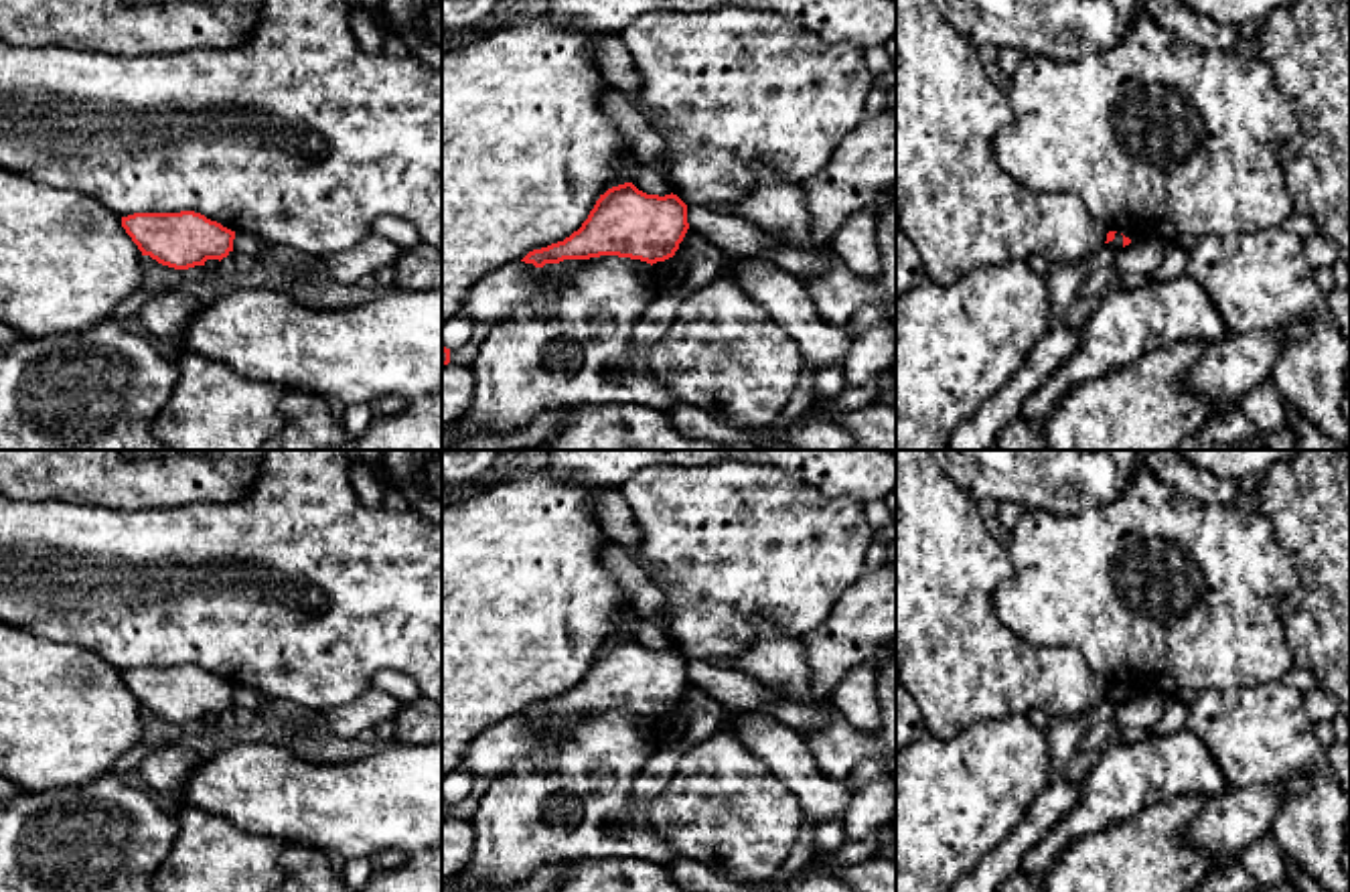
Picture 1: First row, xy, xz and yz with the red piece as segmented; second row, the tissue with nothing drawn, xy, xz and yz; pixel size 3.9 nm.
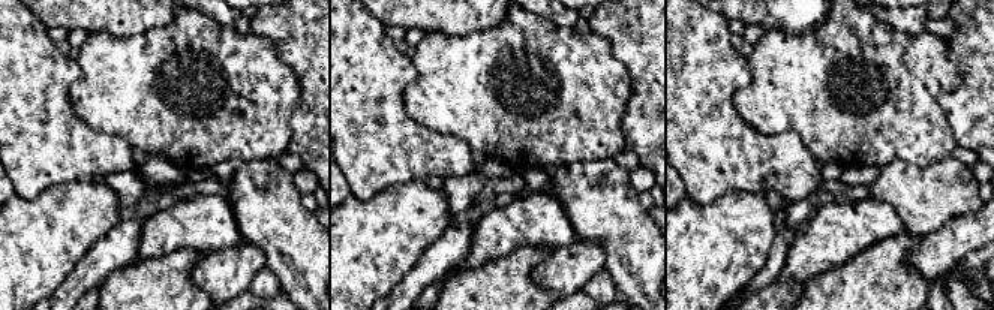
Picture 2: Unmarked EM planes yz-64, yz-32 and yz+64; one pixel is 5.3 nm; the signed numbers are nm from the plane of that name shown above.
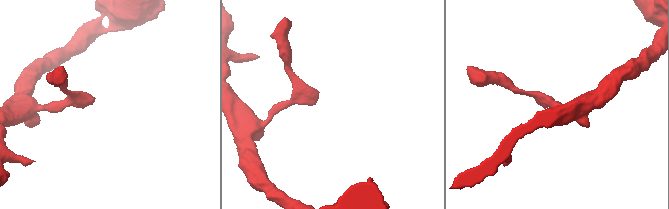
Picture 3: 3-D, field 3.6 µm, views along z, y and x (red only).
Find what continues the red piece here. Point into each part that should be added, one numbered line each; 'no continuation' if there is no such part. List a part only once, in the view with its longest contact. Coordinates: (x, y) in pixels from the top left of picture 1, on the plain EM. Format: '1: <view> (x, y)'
no continuation

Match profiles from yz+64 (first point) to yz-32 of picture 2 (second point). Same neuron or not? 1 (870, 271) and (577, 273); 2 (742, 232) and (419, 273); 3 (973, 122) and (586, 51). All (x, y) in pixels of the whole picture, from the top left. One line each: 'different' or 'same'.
1: different
2: different
3: different

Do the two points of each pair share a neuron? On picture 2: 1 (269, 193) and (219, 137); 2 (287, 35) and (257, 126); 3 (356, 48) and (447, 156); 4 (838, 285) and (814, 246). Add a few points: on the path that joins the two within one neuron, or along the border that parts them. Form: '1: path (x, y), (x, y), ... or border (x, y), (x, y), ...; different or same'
1: border (276, 157), (245, 162); different
2: border (255, 32), (272, 42), (299, 87); different
3: path (356, 80), (356, 84), (416, 144); same
4: border (859, 252), (840, 265), (802, 282); different

